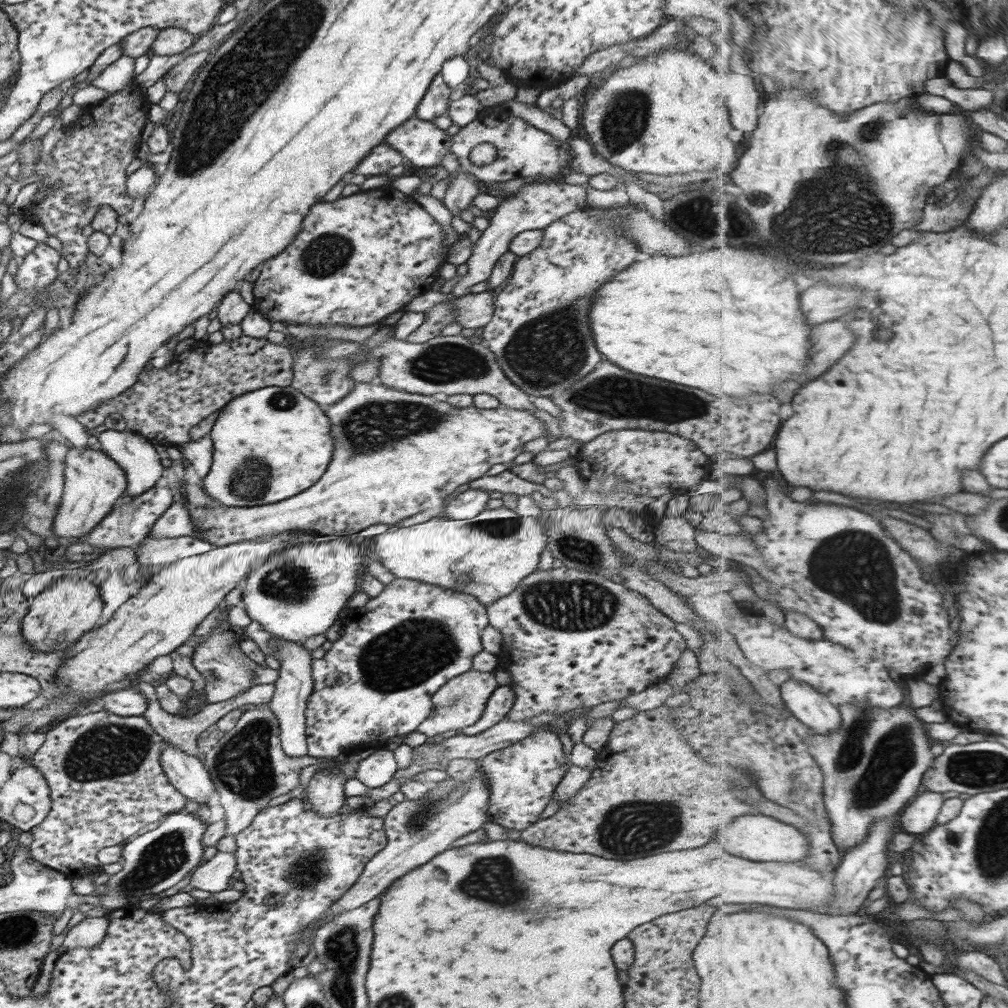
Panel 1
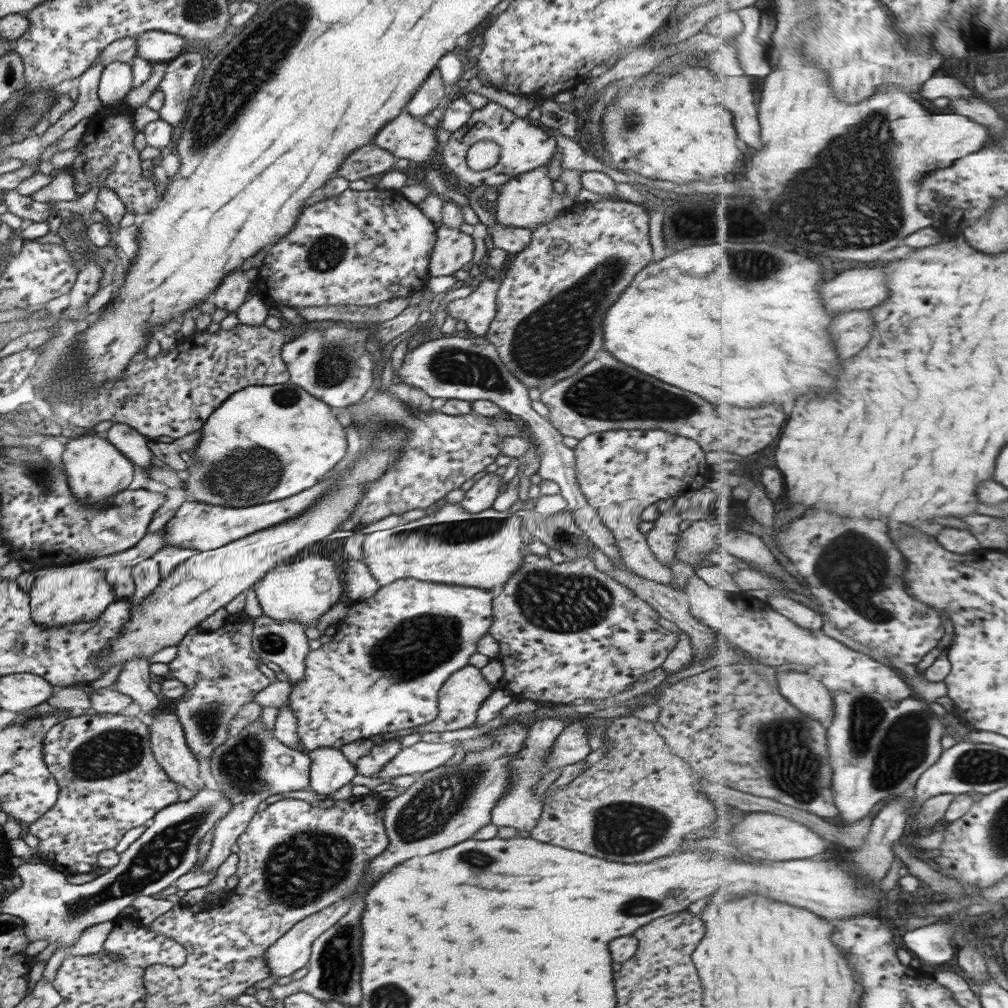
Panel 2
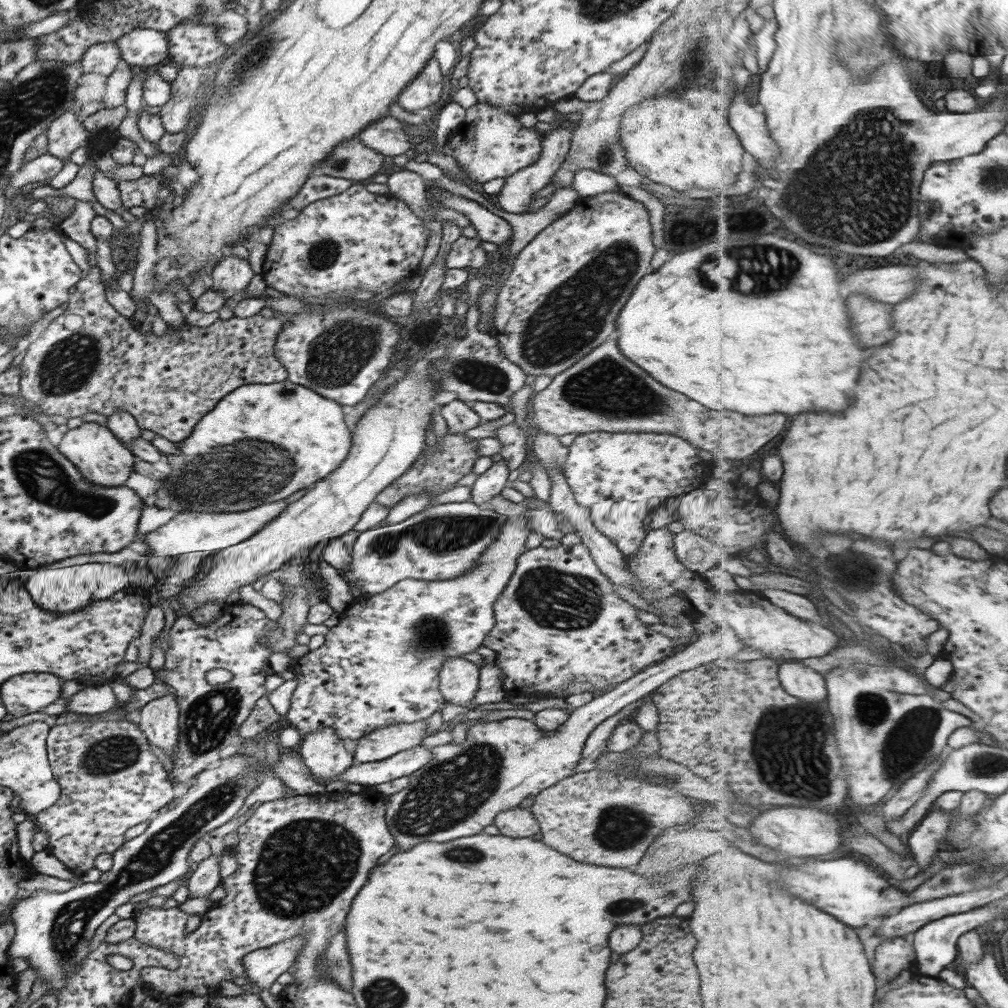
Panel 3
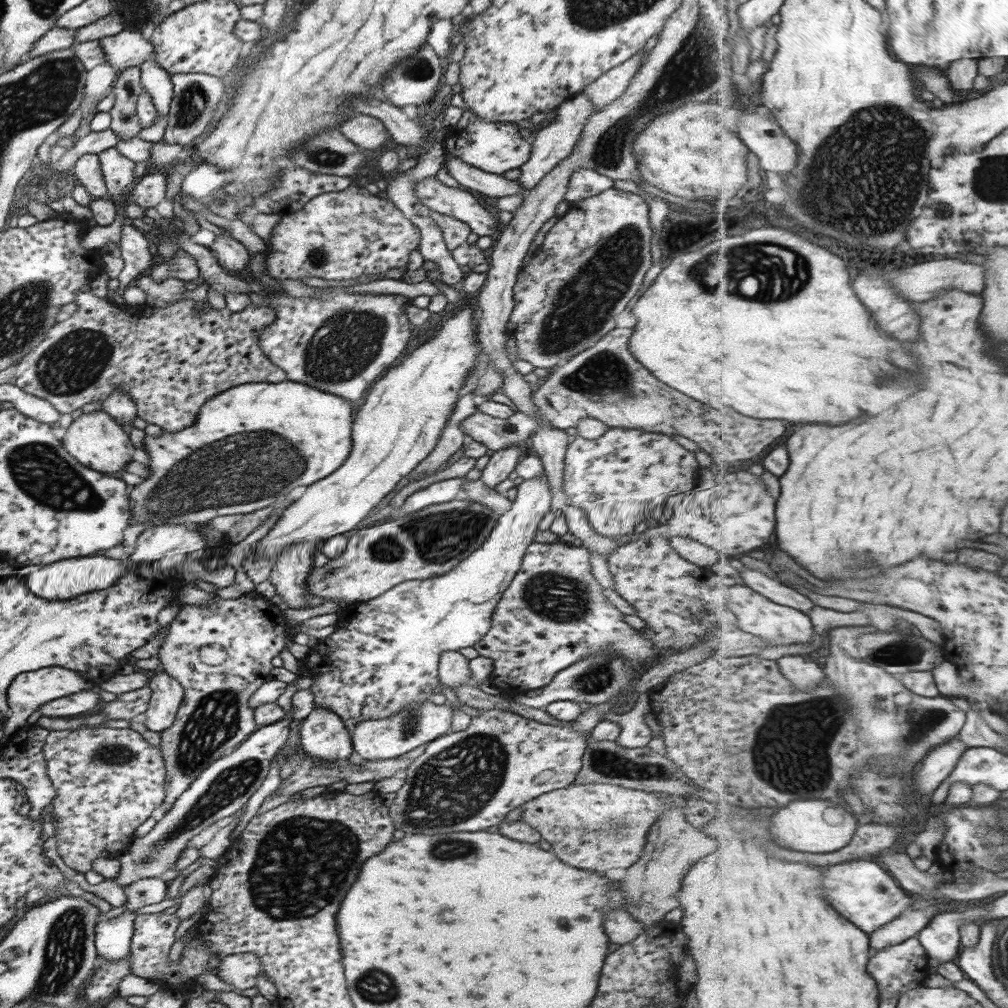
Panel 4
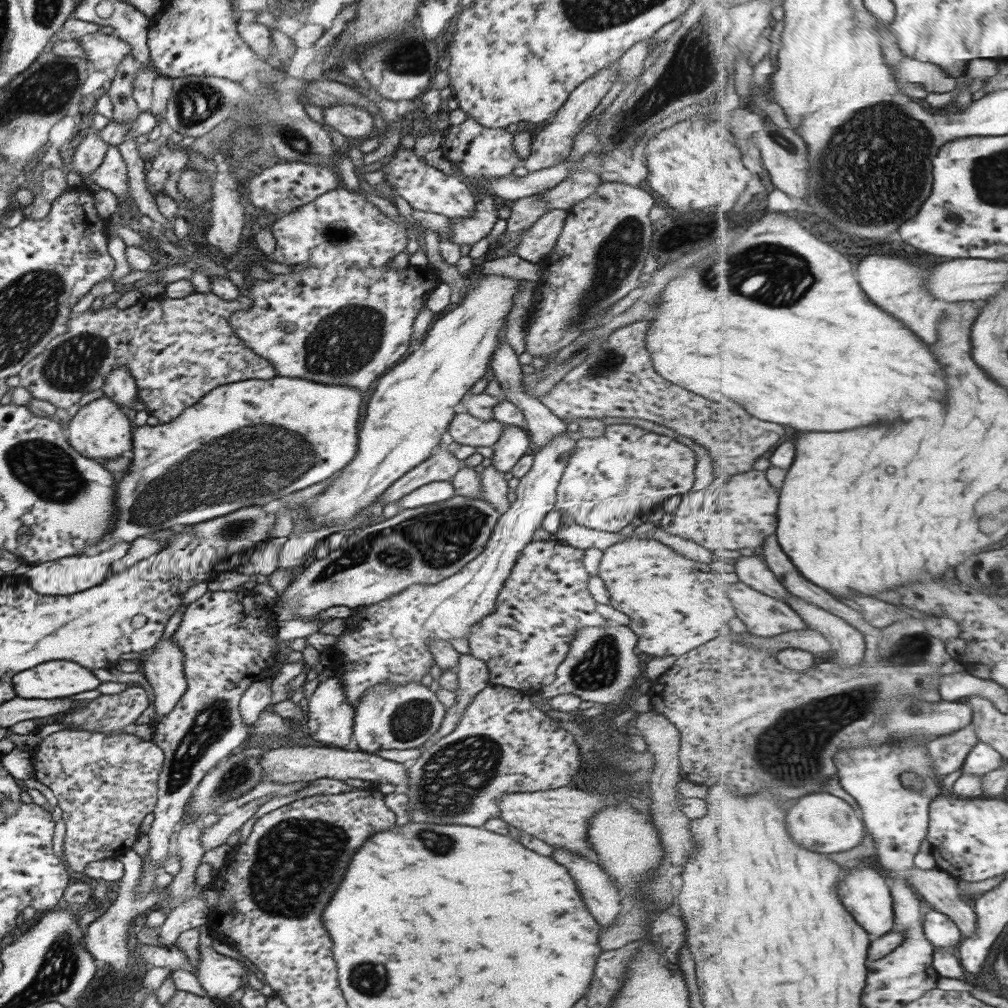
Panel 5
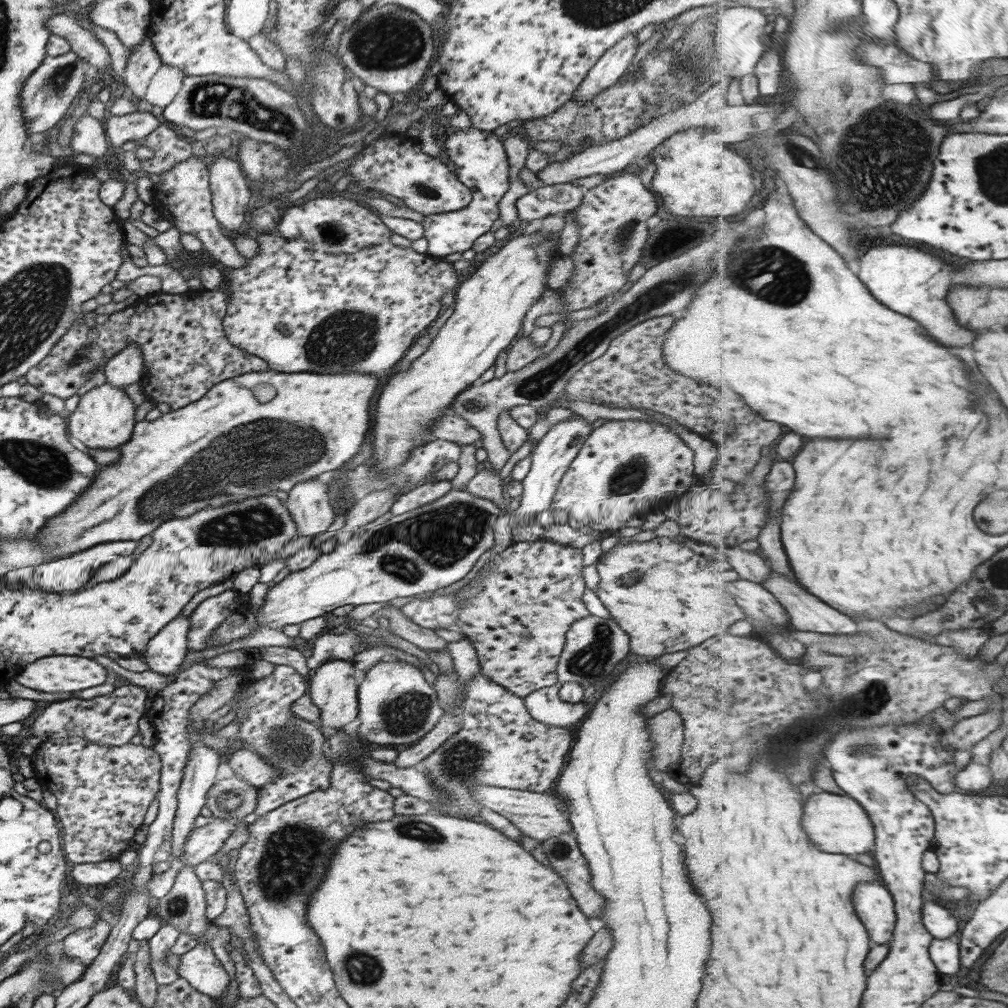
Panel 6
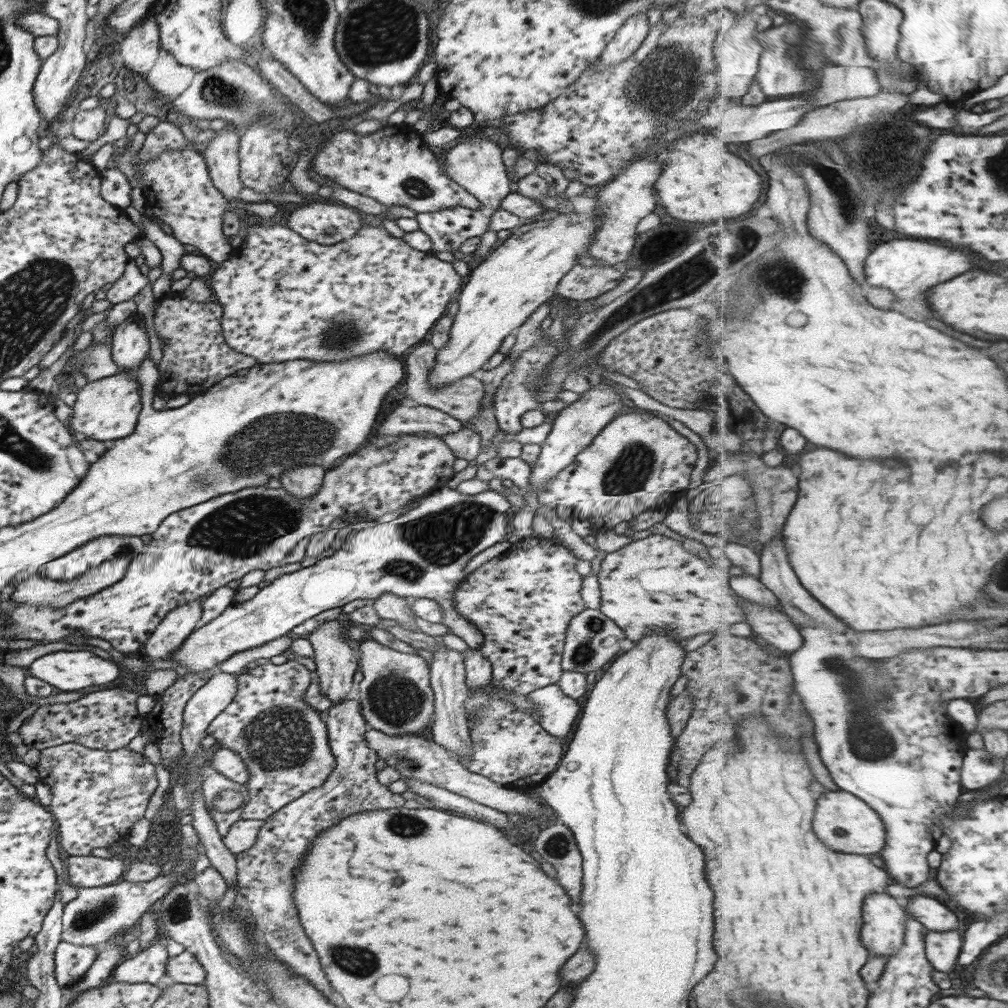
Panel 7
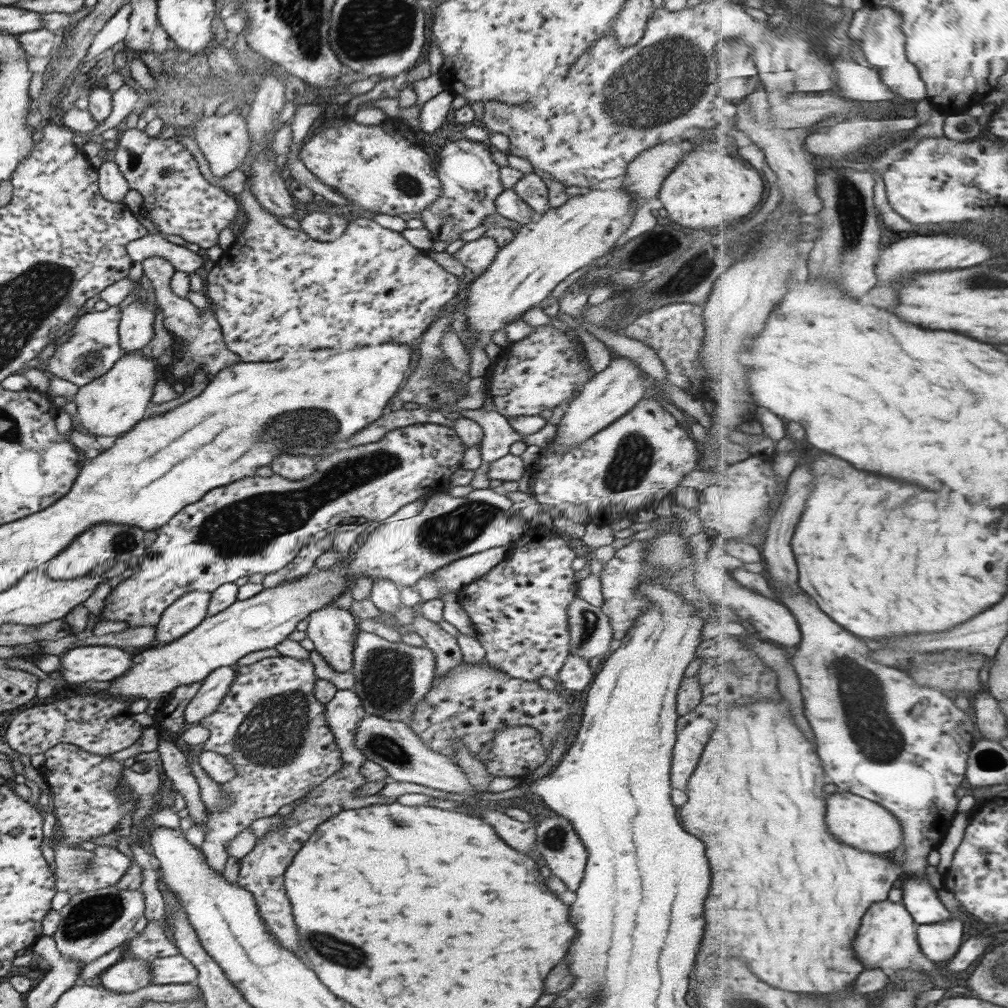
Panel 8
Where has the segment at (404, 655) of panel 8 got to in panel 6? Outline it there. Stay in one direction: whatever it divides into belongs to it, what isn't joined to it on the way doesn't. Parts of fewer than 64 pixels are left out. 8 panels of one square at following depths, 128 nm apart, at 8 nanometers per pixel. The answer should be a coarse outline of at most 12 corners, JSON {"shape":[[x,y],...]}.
{"shape":[[379,660],[358,679],[355,731],[402,749],[442,715],[419,669]]}

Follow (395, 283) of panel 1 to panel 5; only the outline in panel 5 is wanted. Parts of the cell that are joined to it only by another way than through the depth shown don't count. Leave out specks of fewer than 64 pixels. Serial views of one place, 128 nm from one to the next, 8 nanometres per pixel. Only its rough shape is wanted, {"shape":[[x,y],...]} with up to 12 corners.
{"shape":[[342,188],[273,217],[271,260],[390,262],[407,231]]}

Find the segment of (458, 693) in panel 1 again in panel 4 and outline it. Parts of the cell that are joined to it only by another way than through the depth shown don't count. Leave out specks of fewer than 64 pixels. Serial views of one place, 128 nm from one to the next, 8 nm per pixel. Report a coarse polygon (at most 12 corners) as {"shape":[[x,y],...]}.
{"shape":[[458,651],[441,652],[438,681],[452,691],[470,684],[467,658]]}

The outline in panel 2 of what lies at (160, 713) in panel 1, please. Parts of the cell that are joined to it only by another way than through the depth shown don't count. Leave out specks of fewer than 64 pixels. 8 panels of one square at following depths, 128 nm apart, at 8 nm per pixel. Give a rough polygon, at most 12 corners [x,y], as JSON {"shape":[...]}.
{"shape":[[129,658],[113,682],[141,712],[161,710],[149,658]]}

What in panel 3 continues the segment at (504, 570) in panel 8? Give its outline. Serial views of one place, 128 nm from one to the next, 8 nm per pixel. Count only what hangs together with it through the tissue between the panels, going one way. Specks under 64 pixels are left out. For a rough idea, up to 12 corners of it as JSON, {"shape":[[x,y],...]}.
{"shape":[[583,544],[528,549],[481,645],[507,696],[602,694],[673,652]]}

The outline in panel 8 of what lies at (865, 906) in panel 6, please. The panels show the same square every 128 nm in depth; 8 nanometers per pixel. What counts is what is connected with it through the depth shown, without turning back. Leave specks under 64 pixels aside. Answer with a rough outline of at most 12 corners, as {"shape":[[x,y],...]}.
{"shape":[[903,902],[865,913],[857,956],[869,968],[921,969],[949,980],[922,950]]}

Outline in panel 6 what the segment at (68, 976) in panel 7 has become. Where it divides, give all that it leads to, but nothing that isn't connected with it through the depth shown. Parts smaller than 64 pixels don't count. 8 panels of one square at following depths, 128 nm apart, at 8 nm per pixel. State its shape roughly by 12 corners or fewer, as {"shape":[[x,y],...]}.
{"shape":[[97,919],[62,939],[58,953],[87,967],[99,954],[111,927]]}

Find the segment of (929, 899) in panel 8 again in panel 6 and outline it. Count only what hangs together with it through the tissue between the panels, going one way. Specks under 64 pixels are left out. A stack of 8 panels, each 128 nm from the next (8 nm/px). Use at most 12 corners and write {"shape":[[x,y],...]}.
{"shape":[[937,901],[924,904],[924,925],[934,938],[959,935],[960,920]]}

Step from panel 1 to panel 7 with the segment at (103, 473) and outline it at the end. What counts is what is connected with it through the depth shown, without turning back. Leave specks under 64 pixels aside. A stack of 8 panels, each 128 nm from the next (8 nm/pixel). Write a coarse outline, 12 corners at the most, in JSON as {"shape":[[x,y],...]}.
{"shape":[[135,371],[76,390],[66,424],[103,446],[129,436],[141,409]]}

